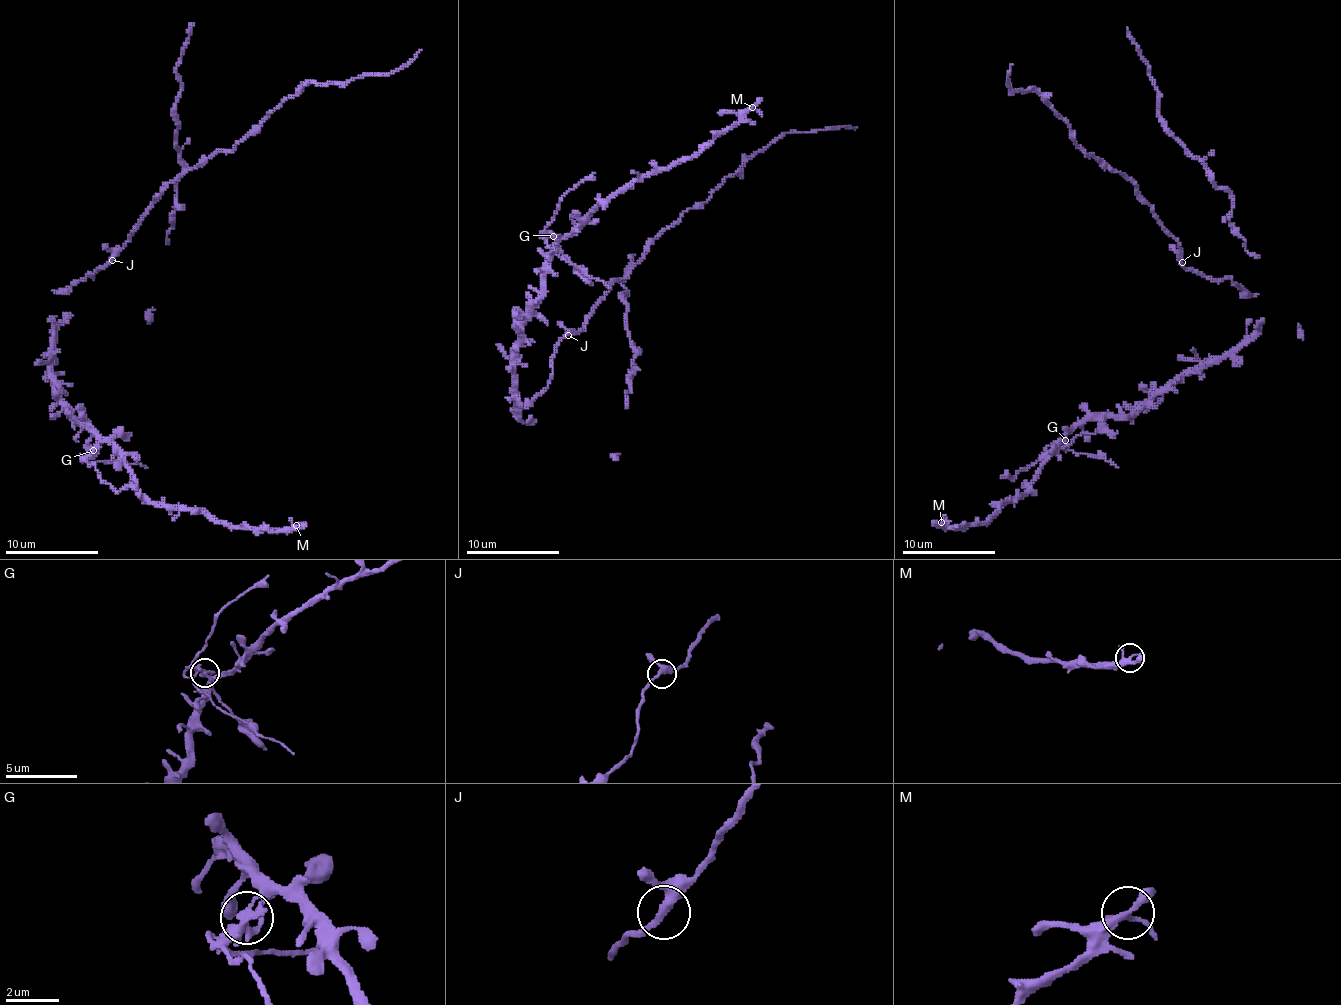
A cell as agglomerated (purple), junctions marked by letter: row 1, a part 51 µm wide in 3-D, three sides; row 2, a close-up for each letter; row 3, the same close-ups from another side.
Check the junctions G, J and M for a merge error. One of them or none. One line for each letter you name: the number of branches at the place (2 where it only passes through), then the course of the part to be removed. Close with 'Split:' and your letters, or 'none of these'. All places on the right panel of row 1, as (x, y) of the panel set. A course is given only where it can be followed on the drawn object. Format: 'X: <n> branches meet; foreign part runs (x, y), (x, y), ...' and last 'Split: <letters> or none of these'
G: 4 branches meet; foreign part runs (1064, 439), (1014, 479), (1007, 475), (1001, 478)
Split: G

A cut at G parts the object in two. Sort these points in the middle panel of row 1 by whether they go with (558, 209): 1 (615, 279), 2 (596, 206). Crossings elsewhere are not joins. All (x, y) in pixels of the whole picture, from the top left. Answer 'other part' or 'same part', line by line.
1: other part
2: other part

